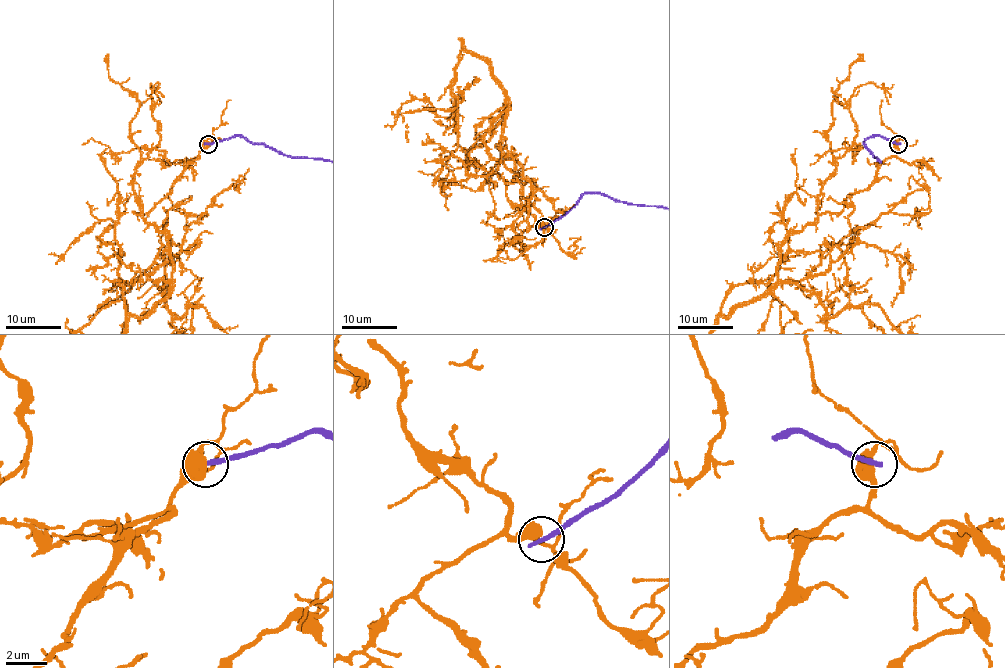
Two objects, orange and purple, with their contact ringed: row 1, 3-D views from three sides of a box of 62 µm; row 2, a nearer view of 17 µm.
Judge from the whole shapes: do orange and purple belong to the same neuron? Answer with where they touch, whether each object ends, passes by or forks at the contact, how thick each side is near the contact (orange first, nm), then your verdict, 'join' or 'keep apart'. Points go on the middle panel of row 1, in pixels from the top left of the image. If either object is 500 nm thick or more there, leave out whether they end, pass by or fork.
place (544, 227); calibres 550 and 280 nm; keep apart

